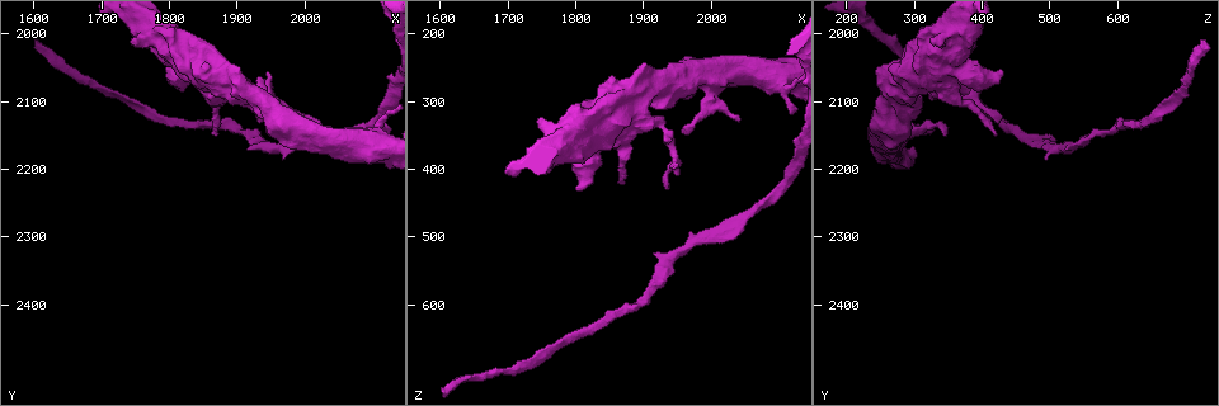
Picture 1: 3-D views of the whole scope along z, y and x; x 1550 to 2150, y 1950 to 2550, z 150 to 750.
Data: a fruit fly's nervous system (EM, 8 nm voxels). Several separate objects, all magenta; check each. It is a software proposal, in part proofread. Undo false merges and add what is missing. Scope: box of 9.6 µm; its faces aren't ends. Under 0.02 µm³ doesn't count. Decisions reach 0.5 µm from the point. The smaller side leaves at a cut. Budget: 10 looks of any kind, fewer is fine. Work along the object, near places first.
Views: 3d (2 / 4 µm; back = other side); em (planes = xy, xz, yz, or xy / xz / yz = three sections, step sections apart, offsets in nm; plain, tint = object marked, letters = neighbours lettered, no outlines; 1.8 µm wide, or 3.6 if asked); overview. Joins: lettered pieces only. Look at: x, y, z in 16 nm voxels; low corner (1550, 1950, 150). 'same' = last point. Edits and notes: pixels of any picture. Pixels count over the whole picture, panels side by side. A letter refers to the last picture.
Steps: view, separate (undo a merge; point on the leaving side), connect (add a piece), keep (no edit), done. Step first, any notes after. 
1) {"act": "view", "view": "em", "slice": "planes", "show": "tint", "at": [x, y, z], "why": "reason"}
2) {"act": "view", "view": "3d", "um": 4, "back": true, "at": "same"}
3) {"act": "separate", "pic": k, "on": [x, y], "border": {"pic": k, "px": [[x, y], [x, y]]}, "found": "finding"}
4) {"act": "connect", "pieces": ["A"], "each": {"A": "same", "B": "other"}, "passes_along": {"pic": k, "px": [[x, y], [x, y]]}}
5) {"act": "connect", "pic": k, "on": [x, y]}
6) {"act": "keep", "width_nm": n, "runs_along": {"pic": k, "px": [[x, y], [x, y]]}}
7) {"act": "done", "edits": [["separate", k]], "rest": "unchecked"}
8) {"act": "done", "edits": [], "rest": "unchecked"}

{"act": "view", "view": "3d", "um": 2, "back": true, "at": [1955, 2150, 345], "why": "branch stops here"}

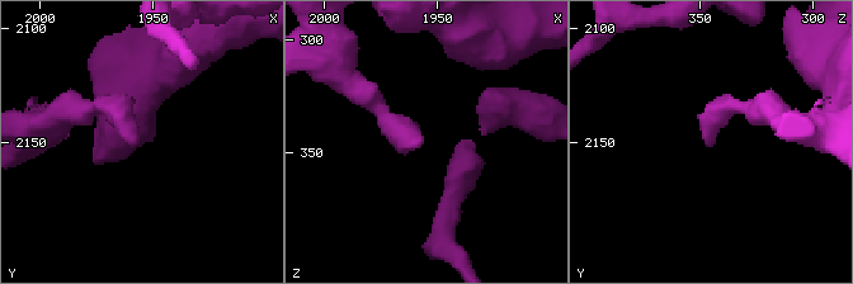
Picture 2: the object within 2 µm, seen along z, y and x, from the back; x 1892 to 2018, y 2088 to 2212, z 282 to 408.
{"act": "view", "view": "em", "slice": "planes", "show": "letters", "at": [1956, 2148, 347], "why": "shape alone is not enough"}

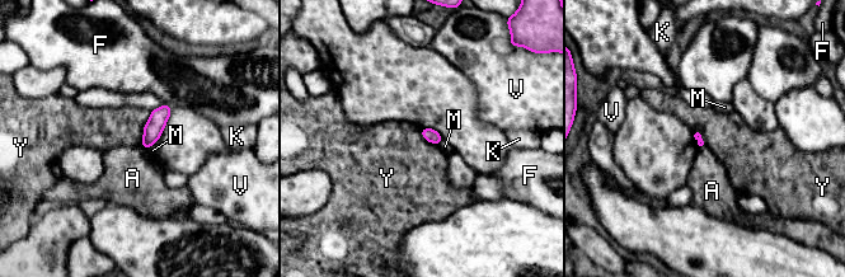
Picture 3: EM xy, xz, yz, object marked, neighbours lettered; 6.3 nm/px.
{"act": "keep", "longest_contact_nm": ["Y", 240], "each": {"A": "other", "F": "other", "K": "other", "M": "other", "V": "other", "Y": "other"}, "border": {"pic": 3, "px": [[150, 111], [140, 145]]}, "found": "no lettered piece goes on from it"}

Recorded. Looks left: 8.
{"act": "view", "view": "em", "slice": "planes", "show": "letters", "at": [1865, 2150, 420], "why": "an open end"}

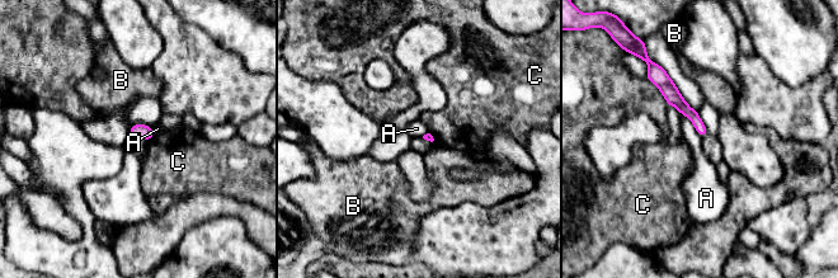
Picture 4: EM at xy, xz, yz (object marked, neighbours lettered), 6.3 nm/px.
{"act": "keep", "each": {"A": "other", "B": "other", "C": "other"}, "found": "none of them fits"}

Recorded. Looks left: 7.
{"act": "view", "view": "3d", "um": 4, "at": [1800, 2015, 360], "why": "thick turns thin"}

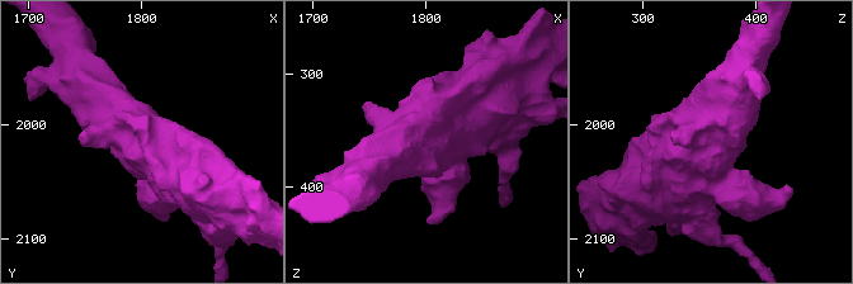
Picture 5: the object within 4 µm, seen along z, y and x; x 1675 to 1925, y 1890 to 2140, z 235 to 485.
{"act": "view", "view": "em", "um": 3.6, "slice": "xy", "step": 8, "show": "letters", "at": [1800, 2016, 356], "why": "need the tissue"}

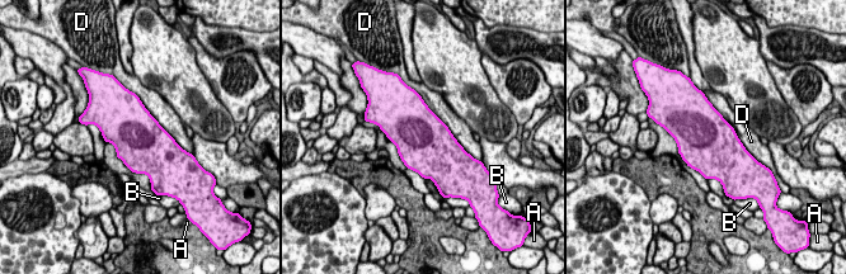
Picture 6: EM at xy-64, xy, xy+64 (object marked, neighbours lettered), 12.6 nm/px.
{"act": "keep", "each": {"A": "other", "B": "other", "D": "other"}, "found": "one neuron here"}

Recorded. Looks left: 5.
{"act": "view", "view": "em", "slice": "planes", "show": "letters", "at": [1905, 2145, 590], "why": "thin neck"}

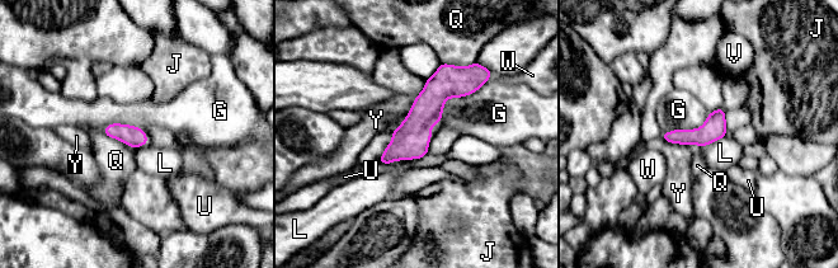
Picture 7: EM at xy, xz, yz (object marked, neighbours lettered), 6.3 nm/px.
{"act": "keep", "each": {"G": "other", "J": "other", "L": "other", "Q": "other", "U": "other", "V": "other", "W": "other", "Y": "other"}, "runs_along": {"pic": 7, "px": [[456, 71], [384, 160]]}, "found": "one neuron here"}

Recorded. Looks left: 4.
{"act": "done", "edits": [], "rest": "unchecked"}

